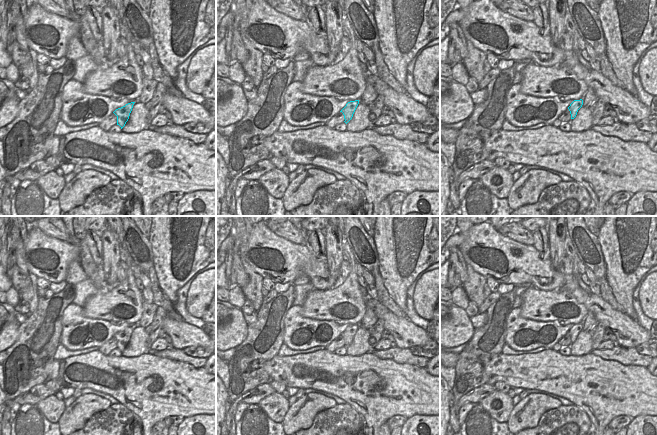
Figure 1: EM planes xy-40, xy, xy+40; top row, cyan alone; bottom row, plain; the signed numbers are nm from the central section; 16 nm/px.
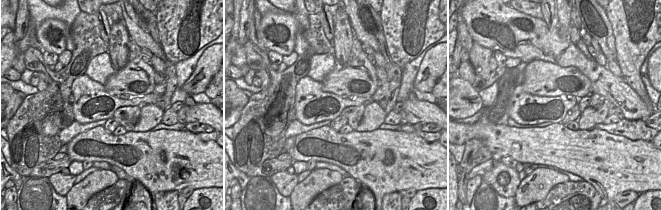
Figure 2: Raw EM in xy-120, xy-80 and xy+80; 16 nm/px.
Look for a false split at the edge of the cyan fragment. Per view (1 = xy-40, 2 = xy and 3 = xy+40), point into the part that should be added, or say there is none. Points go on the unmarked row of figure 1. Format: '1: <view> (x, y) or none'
1: none
2: none
3: none

